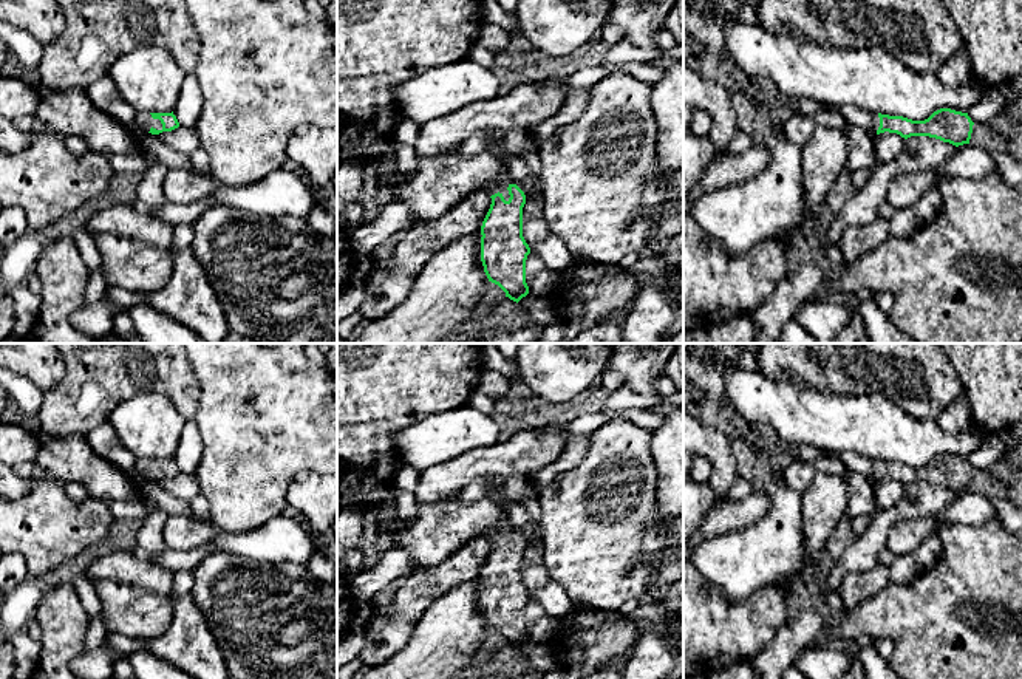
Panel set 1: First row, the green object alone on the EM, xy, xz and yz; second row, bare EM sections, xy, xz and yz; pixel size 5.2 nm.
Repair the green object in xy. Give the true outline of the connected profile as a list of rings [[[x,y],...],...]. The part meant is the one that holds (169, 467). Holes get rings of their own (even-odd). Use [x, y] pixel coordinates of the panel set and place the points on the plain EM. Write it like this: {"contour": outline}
{"contour": [[[136,459],[136,470],[141,476],[159,481],[179,473],[176,462],[172,459]]]}

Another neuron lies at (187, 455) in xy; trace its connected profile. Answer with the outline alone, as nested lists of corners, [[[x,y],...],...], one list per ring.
[[[195,419],[186,421],[178,449],[173,456],[173,461],[181,473],[195,475],[201,461],[203,447],[203,439]]]

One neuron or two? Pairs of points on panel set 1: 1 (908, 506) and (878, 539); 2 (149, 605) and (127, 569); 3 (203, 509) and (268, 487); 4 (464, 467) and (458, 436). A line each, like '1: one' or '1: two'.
1: one
2: two
3: two
4: two

